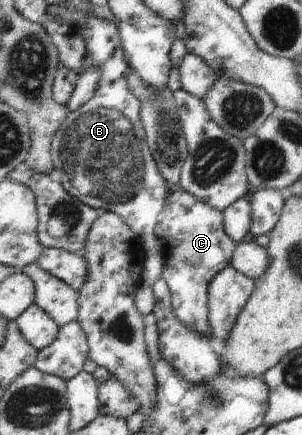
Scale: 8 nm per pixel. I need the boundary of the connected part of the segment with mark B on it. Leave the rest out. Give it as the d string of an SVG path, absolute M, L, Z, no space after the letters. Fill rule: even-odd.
M90 16L90 26L83 29L81 37L85 41L85 59L92 66L100 68L100 80L98 89L94 96L80 106L76 111L72 111L64 124L60 126L58 132L52 136L51 154L52 174L49 178L58 182L69 194L78 198L83 204L90 206L101 212L114 213L122 218L128 228L141 239L143 251L145 252L142 282L138 284L135 306L142 315L151 314L154 309L153 286L162 275L163 252L161 241L156 237L156 224L160 222L166 206L166 198L171 188L162 180L162 176L156 170L156 162L152 158L152 150L148 149L143 123L140 112L142 102L136 98L130 88L128 88L128 78L132 74L131 68L124 62L124 50L122 50L121 39L117 24L108 22L98 16Z

